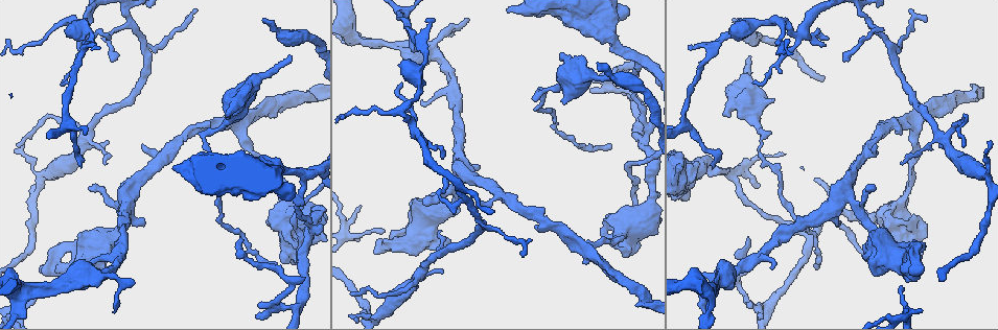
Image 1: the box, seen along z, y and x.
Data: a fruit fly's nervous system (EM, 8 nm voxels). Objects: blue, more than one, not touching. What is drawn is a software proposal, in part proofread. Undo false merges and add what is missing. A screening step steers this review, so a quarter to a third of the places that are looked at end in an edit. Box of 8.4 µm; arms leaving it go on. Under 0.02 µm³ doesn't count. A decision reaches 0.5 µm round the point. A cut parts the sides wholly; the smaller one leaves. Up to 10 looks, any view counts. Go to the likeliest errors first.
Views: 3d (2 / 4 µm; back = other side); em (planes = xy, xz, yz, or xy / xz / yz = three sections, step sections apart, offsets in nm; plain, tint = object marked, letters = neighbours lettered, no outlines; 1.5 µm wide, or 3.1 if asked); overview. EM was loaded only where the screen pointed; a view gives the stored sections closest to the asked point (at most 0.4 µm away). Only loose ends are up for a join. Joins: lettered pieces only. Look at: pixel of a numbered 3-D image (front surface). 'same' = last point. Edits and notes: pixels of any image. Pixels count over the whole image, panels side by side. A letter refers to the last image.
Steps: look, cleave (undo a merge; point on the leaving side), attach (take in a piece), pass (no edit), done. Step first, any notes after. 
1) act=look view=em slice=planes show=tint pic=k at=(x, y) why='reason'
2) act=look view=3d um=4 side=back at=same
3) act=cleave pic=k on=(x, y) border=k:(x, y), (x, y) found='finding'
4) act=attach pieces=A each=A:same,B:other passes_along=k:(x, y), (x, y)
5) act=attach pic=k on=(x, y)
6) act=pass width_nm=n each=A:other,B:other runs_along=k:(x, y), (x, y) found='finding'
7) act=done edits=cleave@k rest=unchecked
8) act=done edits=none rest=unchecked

act=look view=3d um=4 pic=1 at=(106, 38) why='an open end'

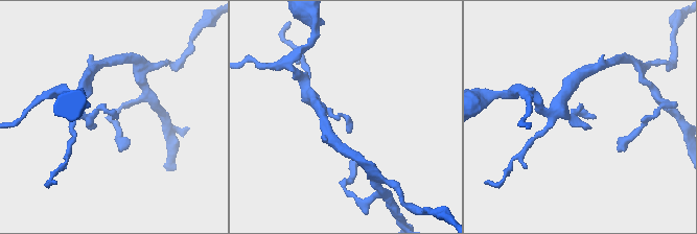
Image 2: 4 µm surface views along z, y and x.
act=look view=em slice=planes show=letters pic=2 at=(116, 116)

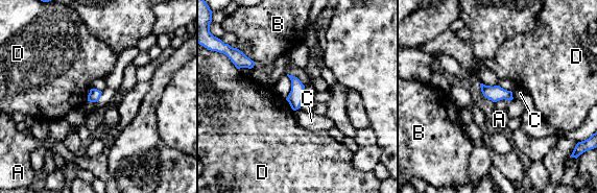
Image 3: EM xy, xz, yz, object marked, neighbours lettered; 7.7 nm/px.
act=pass width_nm=90 each=A:other,B:other,C:other,D:other border=3:(91, 89), (87, 100) found='none of them fits'

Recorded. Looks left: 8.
act=look view=3d um=2 pic=1 at=(876, 145)

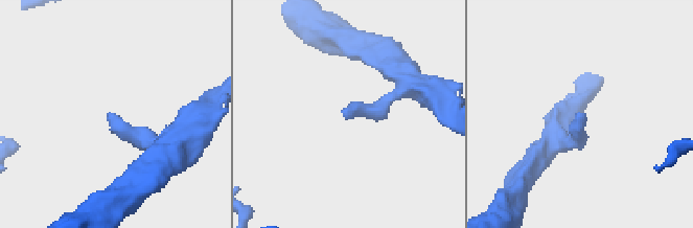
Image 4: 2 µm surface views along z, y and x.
act=look view=em slice=xz step=8 show=letters pic=4 at=(110, 115)

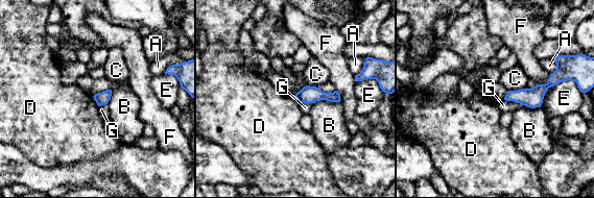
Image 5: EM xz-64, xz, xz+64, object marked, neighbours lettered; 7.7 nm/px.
act=look view=em slice=planes show=letters at=same why='another direction'

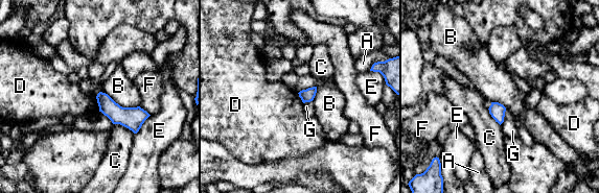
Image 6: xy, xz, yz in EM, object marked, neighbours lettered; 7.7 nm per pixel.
act=pass each=A:other,B:other,C:other,D:other,E:other,F:other,G:other found='no lettered piece goes on from it'

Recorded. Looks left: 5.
act=look view=3d um=2 pic=1 at=(711, 165) why='free end'

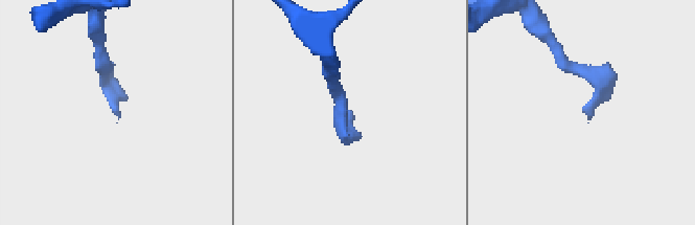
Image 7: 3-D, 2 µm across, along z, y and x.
act=look view=em slice=xy step=8 show=letters pic=7 at=(588, 117) why='now the EM'

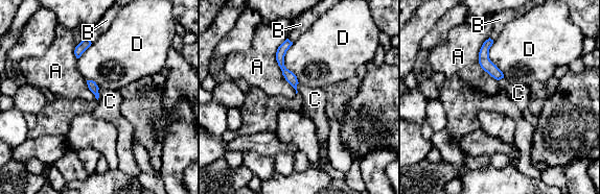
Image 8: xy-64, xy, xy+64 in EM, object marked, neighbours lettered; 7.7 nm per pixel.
act=pass width_nm=70 each=A:other,B:other,C:other,D:other runs_along=8:(286, 43), (281, 66), (294, 83) found='no lettered piece goes on from it'

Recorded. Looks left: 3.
act=look view=em slice=xz step=4 show=letters pic=1 at=(747, 238)

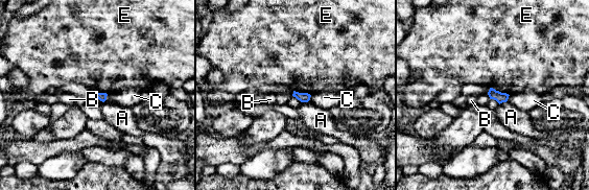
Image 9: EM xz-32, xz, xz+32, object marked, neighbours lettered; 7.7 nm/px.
act=look view=em slice=planes show=letters at=same why='cut it another way'

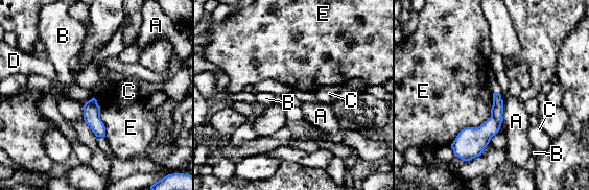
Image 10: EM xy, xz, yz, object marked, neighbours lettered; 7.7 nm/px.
act=pass width_nm=100 each=A:other,B:other,C:other,D:other,E:other border=10:(493, 93), (491, 115), (450, 145) found='none of them fits'

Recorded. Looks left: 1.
act=done edits=none rest=unchecked

